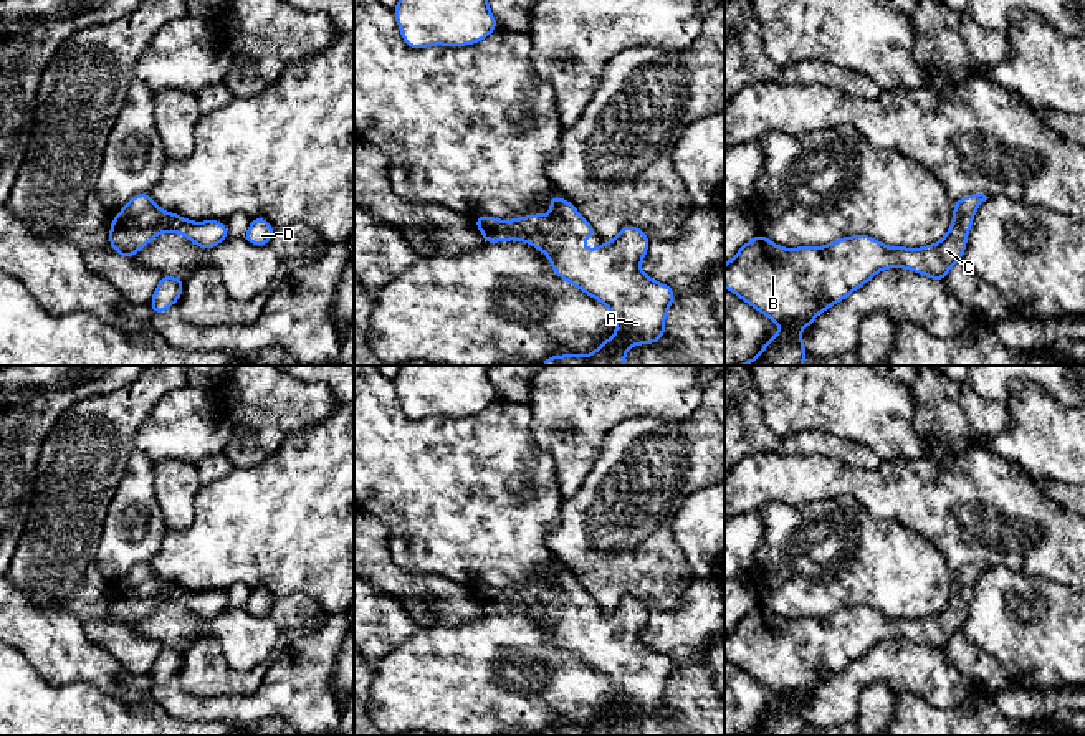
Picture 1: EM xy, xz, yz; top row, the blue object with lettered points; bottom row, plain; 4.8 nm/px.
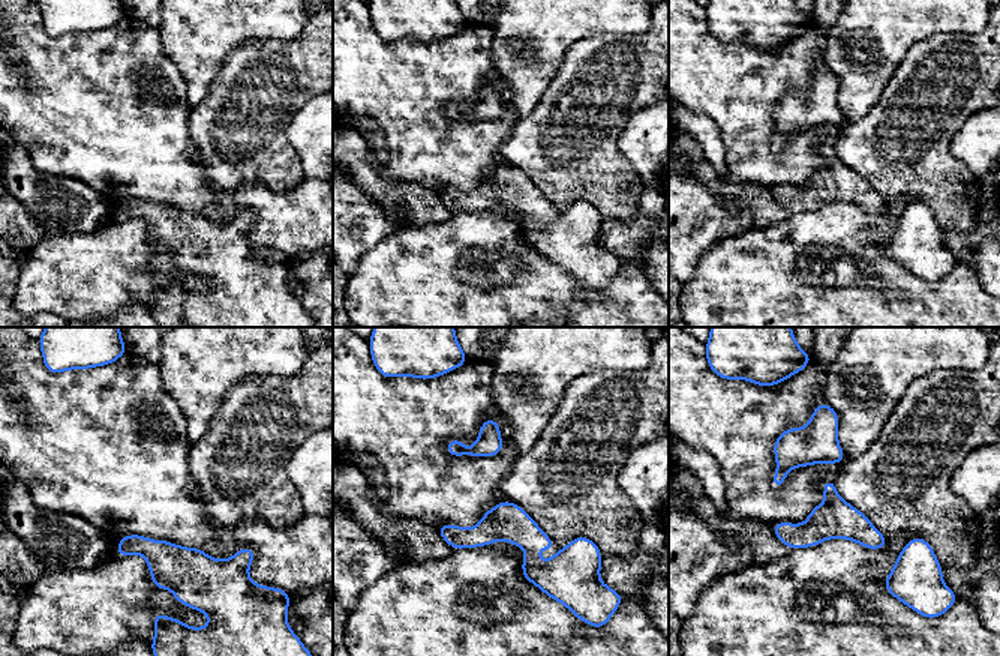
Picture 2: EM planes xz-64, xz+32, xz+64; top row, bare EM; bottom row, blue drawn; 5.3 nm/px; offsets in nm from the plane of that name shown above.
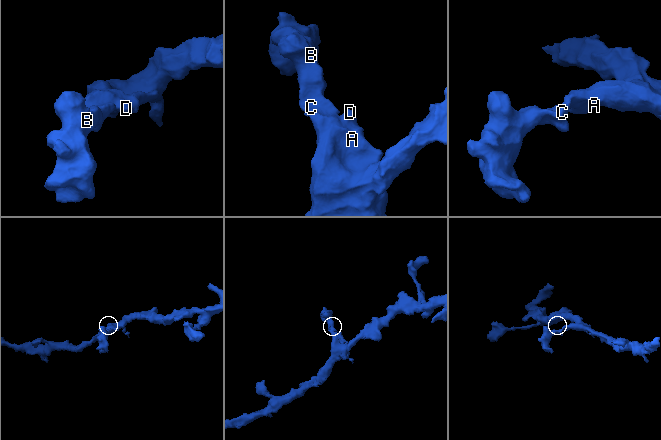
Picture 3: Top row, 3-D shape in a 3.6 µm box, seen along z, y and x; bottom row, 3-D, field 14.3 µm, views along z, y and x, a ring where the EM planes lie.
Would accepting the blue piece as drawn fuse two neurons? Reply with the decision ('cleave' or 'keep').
keep

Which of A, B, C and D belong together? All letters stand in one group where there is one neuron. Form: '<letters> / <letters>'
A B C D

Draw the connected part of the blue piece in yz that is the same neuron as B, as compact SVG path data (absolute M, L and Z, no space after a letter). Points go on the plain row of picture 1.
M984 564L961 567L953 574L954 590L946 605L938 614L921 619L887 617L867 604L842 607L825 617L782 619L758 602L724 635L724 658L782 700L764 713L758 726L733 736L802 736L809 724L801 701L812 696L822 681L850 667L882 640L905 638L944 652L951 637L961 632L974 584L987 569Z

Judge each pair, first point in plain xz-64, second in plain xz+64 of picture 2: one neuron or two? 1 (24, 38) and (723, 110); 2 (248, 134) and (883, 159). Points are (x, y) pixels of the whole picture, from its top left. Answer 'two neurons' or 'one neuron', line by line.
1: one neuron
2: one neuron

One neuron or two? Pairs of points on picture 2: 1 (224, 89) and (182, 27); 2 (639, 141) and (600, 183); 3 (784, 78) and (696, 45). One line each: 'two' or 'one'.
1: two
2: two
3: one

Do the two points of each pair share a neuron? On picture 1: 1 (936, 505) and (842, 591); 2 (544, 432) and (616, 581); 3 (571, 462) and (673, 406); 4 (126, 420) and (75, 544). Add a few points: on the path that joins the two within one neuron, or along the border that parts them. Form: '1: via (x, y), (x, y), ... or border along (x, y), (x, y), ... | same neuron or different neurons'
1: border along (874, 516), (897, 520), (927, 538), (941, 553) | different neurons
2: border along (596, 460), (583, 485), (564, 501) | different neurons
3: via (589, 434), (619, 404), (645, 404) | same neuron
4: via (95, 452), (80, 467), (76, 475), (75, 513) | same neuron

